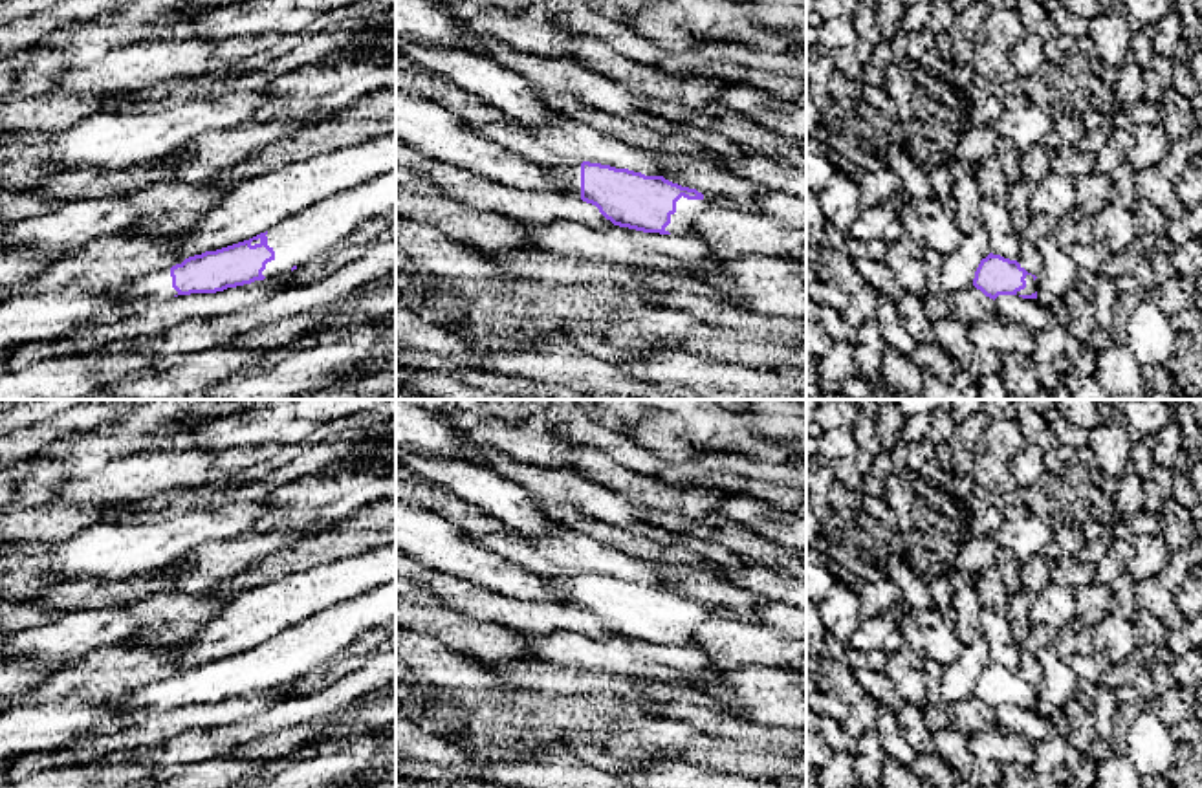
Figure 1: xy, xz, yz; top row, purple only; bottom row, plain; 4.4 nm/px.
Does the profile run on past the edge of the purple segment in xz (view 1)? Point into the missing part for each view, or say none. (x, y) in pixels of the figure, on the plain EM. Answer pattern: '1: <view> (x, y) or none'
1: xz (686, 620)

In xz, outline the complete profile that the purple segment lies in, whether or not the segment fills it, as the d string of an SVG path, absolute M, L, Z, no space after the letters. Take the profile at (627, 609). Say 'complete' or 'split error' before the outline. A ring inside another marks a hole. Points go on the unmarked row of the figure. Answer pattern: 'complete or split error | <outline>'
split error | M590 572L544 579L564 607L596 616L614 636L643 643L693 643L693 630L715 616L696 599L682 597L663 586L645 586Z

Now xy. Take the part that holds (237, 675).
split error | M396 581L381 585L363 596L335 603L249 651L216 662L205 662L185 669L170 680L159 680L126 691L112 700L110 711L115 717L130 717L139 722L148 715L158 715L178 706L216 704L227 698L290 684L302 674L317 671L324 662L335 658L359 636L387 627L392 621L396 621Z

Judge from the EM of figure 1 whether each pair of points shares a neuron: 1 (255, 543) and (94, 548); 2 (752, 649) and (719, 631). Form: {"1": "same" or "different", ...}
{"1": "different", "2": "same"}

